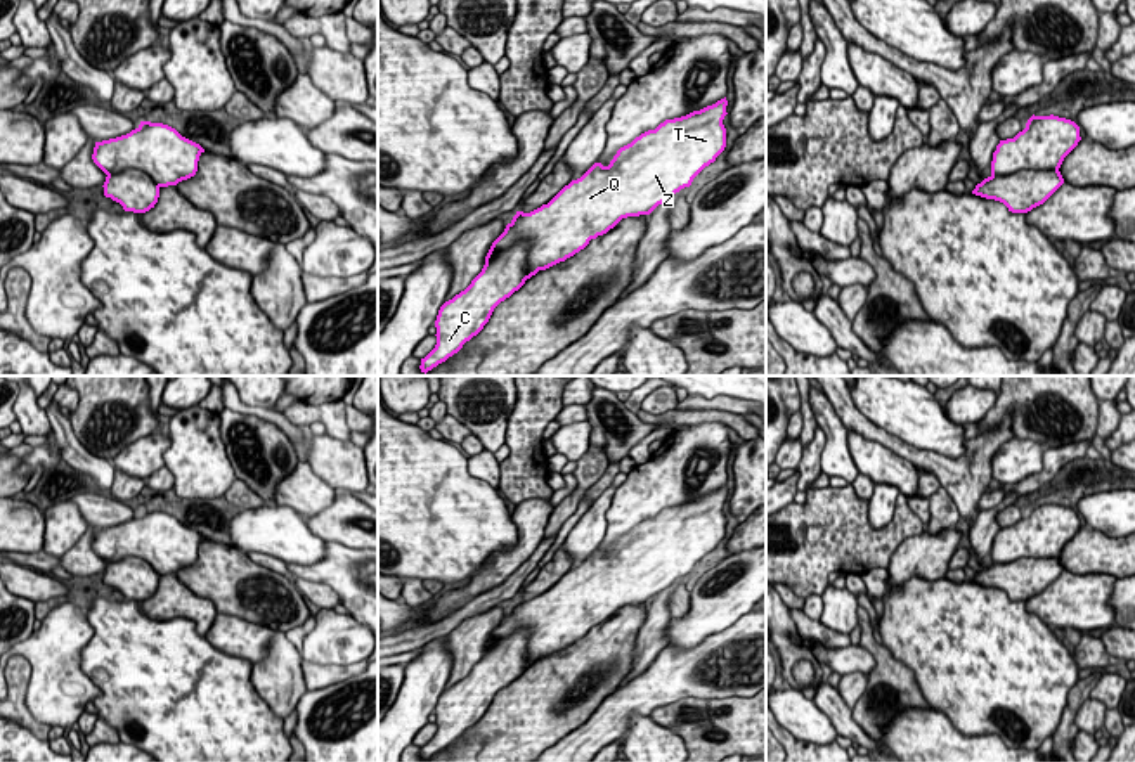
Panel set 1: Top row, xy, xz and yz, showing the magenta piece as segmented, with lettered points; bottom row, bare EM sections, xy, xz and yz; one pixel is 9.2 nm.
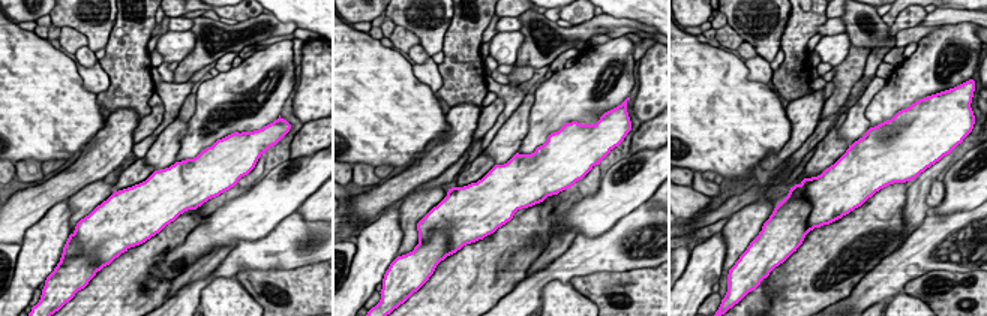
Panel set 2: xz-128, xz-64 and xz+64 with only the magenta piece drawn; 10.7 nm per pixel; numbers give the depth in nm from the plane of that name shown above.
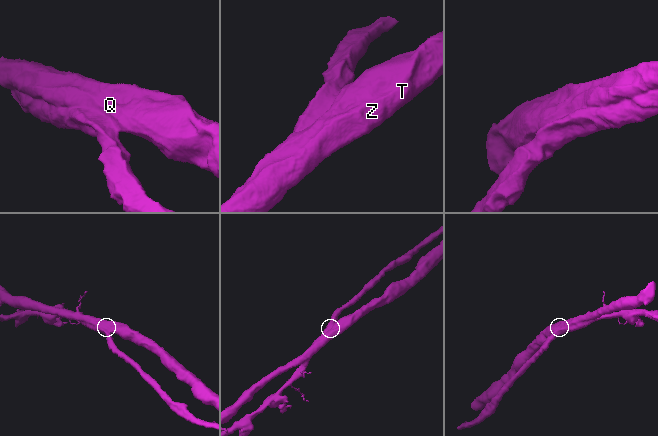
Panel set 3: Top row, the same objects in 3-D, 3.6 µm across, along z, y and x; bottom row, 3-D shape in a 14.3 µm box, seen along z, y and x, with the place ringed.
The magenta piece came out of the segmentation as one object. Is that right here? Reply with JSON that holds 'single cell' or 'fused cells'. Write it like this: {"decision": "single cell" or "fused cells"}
{"decision": "fused cells"}

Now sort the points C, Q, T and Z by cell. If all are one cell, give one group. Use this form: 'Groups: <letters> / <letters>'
Groups: C / Q T Z

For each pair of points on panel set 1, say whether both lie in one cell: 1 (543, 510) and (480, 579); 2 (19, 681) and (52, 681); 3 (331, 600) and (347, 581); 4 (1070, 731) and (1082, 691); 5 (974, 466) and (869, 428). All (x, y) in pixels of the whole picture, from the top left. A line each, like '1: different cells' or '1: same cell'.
1: same cell
2: different cells
3: different cells
4: same cell
5: same cell

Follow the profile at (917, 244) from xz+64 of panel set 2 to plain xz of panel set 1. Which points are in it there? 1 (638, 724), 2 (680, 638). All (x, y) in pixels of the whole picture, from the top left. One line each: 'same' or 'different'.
1: different
2: different

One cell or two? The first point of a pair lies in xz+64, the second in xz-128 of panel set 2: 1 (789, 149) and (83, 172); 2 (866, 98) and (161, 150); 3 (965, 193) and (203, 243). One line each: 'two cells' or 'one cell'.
1: one cell
2: one cell
3: one cell

